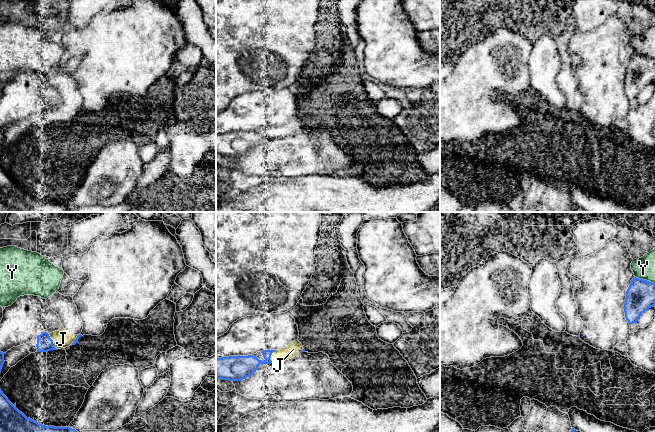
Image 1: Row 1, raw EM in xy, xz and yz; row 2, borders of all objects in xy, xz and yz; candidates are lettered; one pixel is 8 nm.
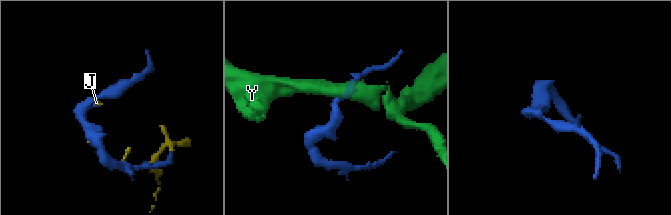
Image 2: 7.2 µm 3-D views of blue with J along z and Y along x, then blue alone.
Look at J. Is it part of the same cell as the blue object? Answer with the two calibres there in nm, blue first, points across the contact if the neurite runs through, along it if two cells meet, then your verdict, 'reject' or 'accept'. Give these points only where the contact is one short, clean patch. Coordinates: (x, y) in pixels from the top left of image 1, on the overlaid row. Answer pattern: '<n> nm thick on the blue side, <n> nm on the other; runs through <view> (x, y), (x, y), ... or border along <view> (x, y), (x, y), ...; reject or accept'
130 nm thick on the blue side, 140 nm on the other; accept

